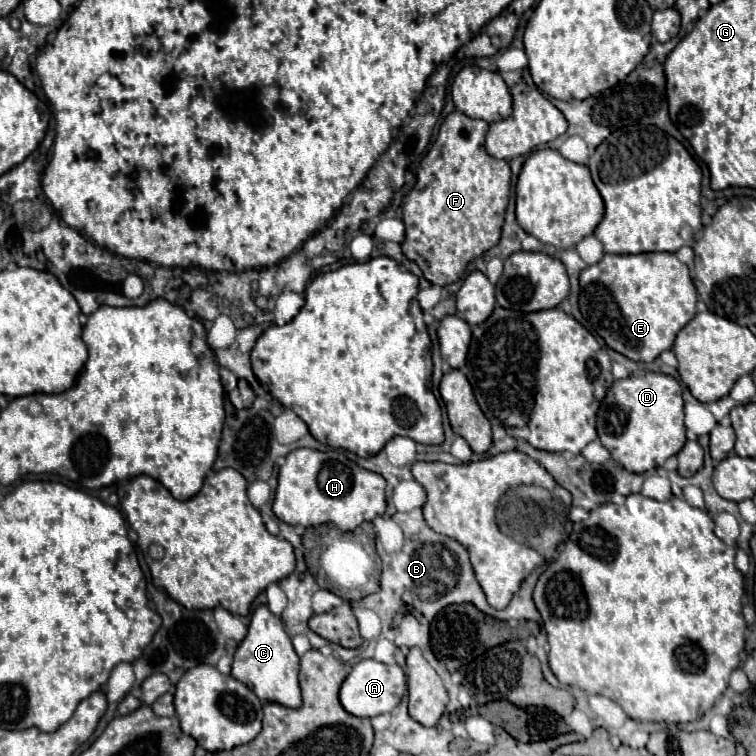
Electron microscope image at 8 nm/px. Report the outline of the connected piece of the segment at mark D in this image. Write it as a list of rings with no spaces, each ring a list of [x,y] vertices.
[[[644,373],[618,379],[608,389],[596,415],[600,443],[630,473],[644,473],[662,467],[686,443],[684,401],[678,381],[664,373]]]

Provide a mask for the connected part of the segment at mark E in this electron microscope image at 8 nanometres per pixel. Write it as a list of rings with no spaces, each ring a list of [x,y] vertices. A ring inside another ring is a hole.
[[[606,253],[602,261],[586,267],[580,273],[580,311],[586,323],[606,341],[608,347],[626,355],[632,361],[654,361],[662,351],[674,345],[676,333],[696,315],[696,287],[690,279],[688,267],[678,261],[674,253],[638,253],[612,255]]]

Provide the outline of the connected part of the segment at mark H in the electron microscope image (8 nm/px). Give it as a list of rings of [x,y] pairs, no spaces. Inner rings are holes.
[[[294,449],[278,469],[278,487],[272,511],[288,525],[316,527],[334,523],[340,531],[354,531],[360,523],[372,521],[386,509],[386,481],[382,475],[358,467],[340,451]]]

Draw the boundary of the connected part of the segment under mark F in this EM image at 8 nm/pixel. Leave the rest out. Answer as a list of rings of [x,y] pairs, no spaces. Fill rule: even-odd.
[[[452,111],[416,171],[416,183],[402,199],[406,237],[402,253],[414,261],[432,285],[460,279],[472,257],[480,257],[500,239],[510,195],[510,165],[484,151],[488,123]]]

